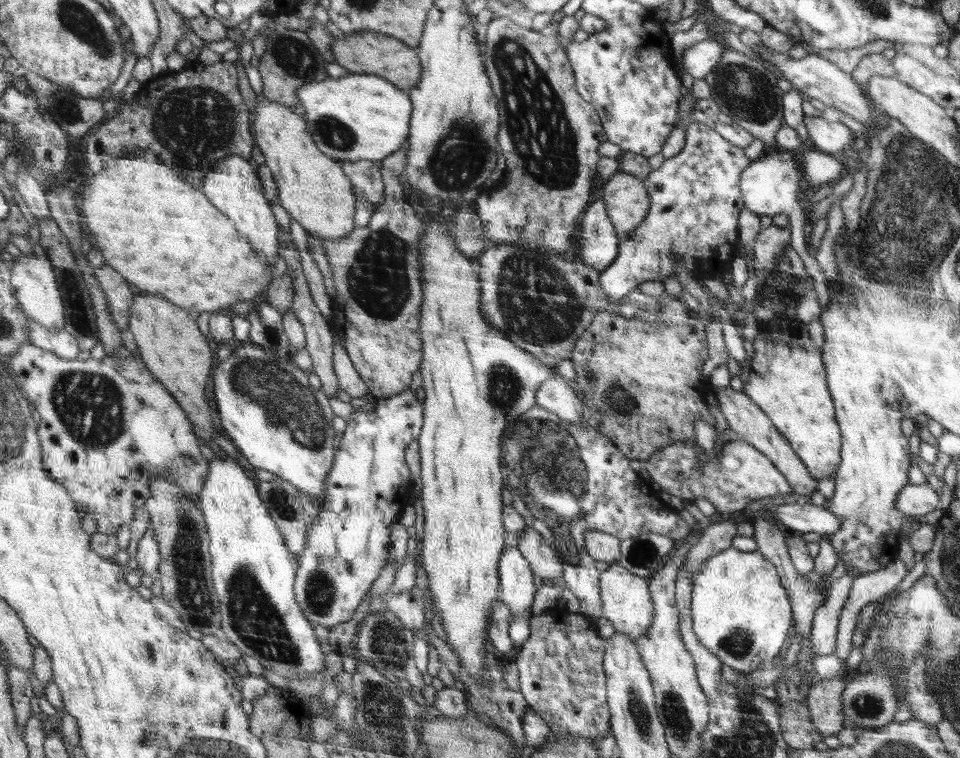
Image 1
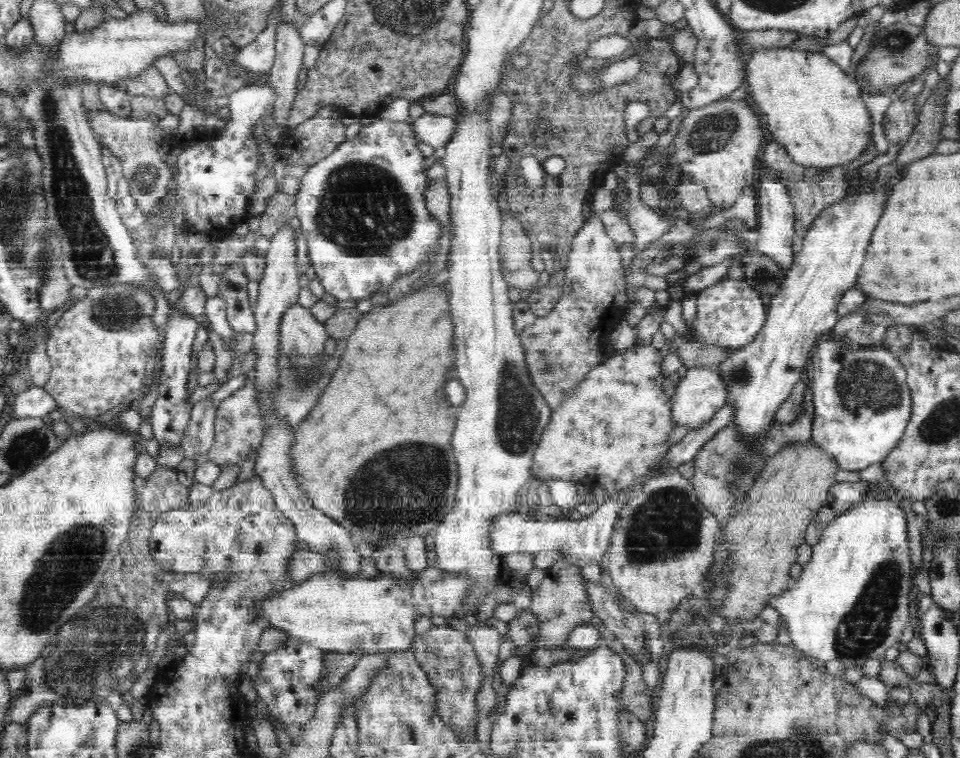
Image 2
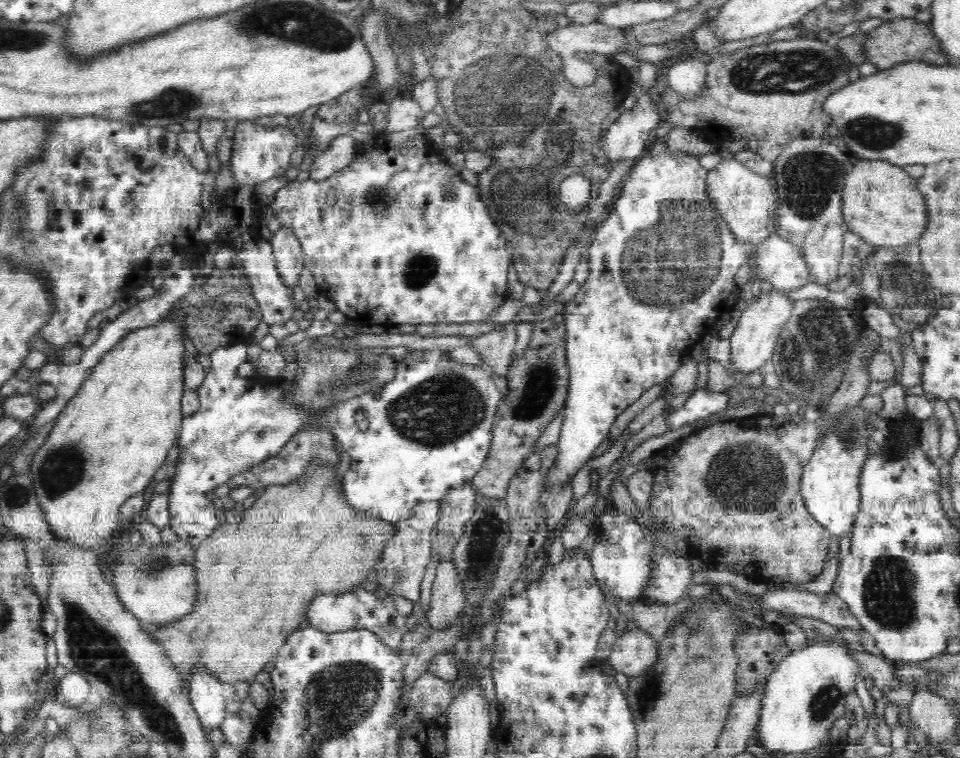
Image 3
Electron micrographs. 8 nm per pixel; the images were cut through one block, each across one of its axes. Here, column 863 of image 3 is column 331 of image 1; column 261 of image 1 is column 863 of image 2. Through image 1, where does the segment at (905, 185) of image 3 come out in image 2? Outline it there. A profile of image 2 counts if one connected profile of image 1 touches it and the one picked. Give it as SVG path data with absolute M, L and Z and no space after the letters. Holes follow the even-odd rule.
M779 46L758 47L750 54L745 76L752 88L750 97L768 118L768 130L773 140L784 147L796 163L818 169L846 165L869 146L873 134L872 118L862 99L861 88L853 76L846 75L842 67L826 55Z

